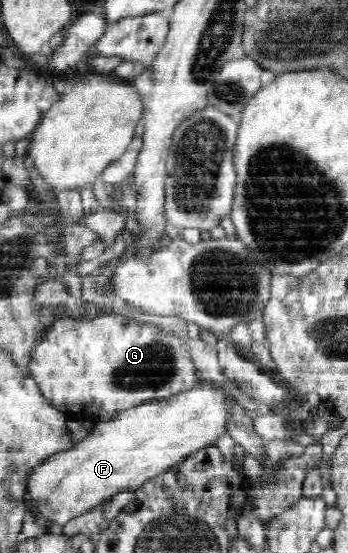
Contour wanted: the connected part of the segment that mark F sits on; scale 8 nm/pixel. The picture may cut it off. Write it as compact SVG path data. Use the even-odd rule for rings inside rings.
M200 381L189 391L168 399L139 404L137 407L117 413L113 419L106 422L97 420L88 423L86 438L82 438L80 442L74 441L67 449L52 453L46 460L34 466L32 474L28 476L28 492L34 498L32 516L36 520L50 518L63 526L70 519L84 515L119 492L131 493L147 480L154 479L159 473L166 472L171 465L178 464L190 456L196 449L202 449L220 440L228 430L228 414L230 405L226 401L224 391L210 381Z

